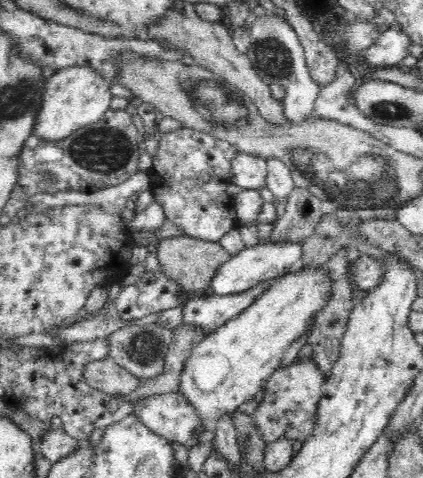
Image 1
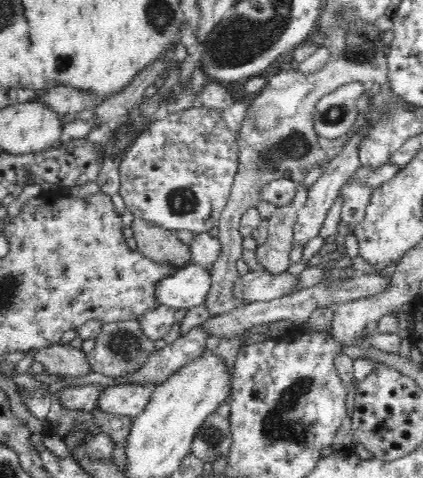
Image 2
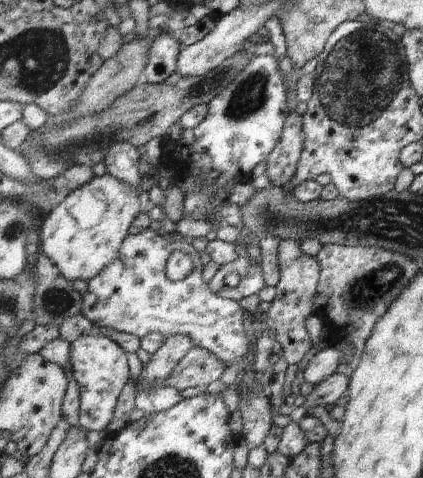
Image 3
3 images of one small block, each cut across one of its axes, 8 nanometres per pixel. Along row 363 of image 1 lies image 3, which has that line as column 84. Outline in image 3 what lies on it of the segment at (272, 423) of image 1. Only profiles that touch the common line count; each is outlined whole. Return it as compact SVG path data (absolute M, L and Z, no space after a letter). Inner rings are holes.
M145 230L145 232L141 232L137 236L129 236L129 240L125 240L125 244L121 248L121 260L117 260L117 264L111 264L109 268L105 268L105 272L101 272L101 276L89 280L89 290L87 290L85 302L83 302L83 314L97 326L133 334L139 340L143 336L149 336L155 332L163 334L165 338L177 336L177 332L185 332L193 338L193 344L197 348L211 350L223 362L233 364L249 352L249 338L245 336L245 328L243 328L245 310L241 308L239 302L227 300L227 298L219 296L217 292L213 292L213 286L203 278L201 272L205 272L205 266L201 262L201 254L195 250L193 244L189 244L187 240L177 240L175 244L169 244L163 240L161 234L157 234L153 230ZM173 252L187 254L193 260L193 272L187 278L177 280L177 282L171 282L165 274L167 260Z

